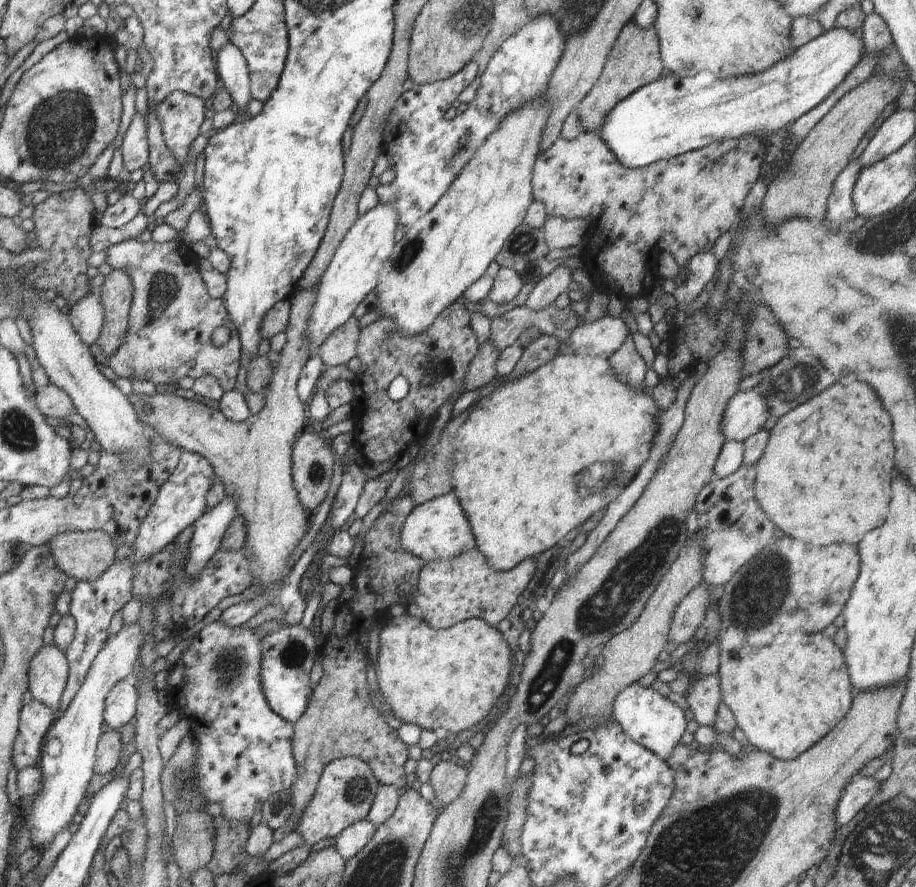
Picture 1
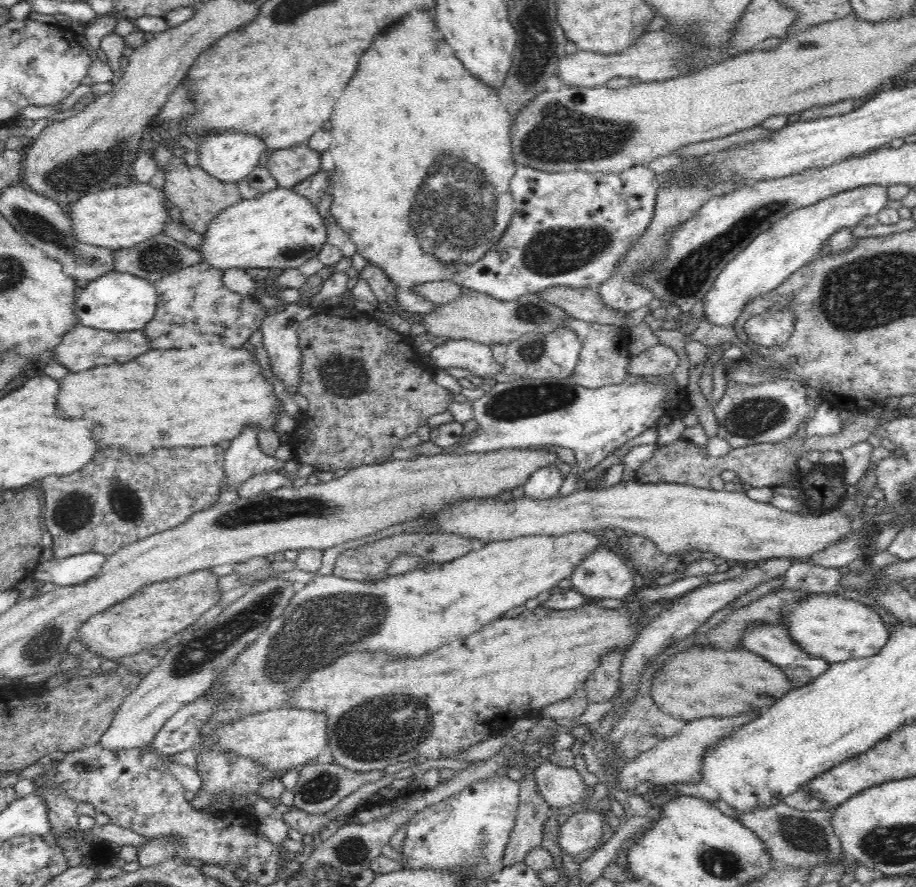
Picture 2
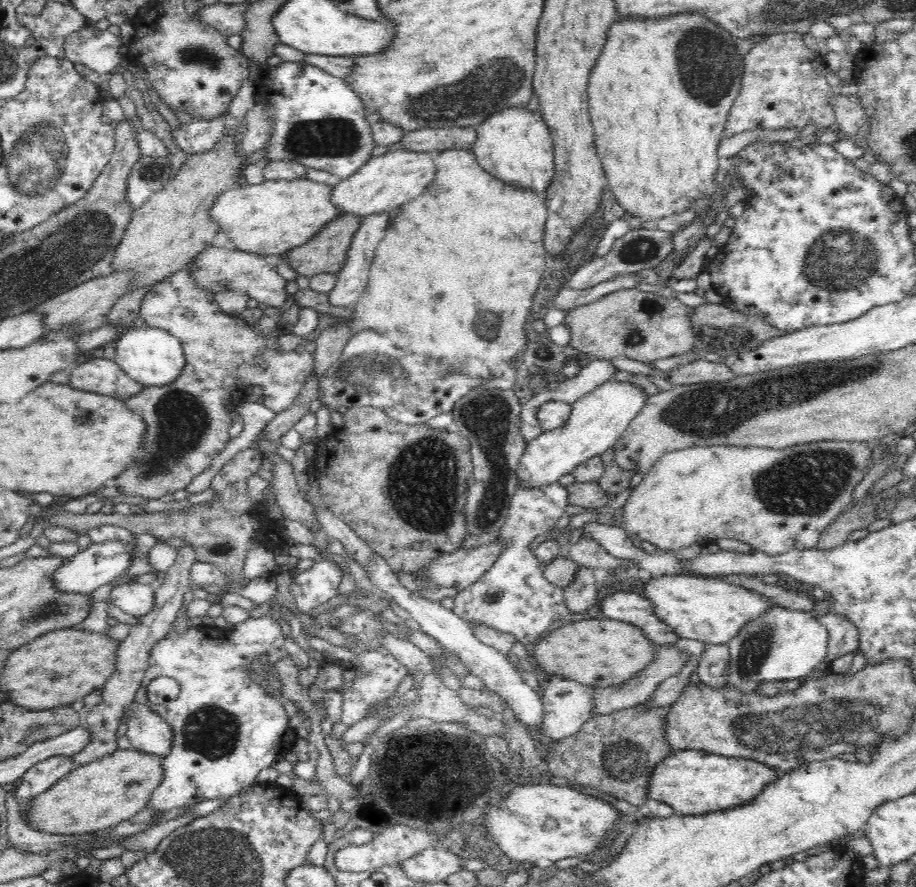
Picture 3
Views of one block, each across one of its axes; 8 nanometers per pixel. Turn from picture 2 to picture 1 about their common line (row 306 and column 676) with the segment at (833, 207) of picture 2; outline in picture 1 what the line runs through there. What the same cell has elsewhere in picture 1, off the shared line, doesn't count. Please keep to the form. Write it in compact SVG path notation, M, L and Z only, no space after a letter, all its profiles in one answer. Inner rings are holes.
M640 683L628 685L615 696L612 716L632 740L650 749L666 762L686 732L687 720L680 701L664 697L652 687L642 686Z

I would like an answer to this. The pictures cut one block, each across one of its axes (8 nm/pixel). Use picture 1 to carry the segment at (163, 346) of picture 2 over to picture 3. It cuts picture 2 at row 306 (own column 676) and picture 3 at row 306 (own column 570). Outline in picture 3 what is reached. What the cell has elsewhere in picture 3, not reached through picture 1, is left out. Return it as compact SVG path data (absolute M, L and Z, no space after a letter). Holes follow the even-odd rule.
M192 262L186 269L173 273L170 277L158 281L143 294L139 308L140 321L152 328L160 328L175 336L181 343L185 354L183 371L170 384L159 387L143 387L140 392L124 399L126 407L138 414L146 423L146 440L143 450L136 454L136 460L112 480L124 494L132 494L152 499L171 496L176 490L186 489L199 474L212 466L214 458L230 444L228 429L232 424L227 403L240 401L246 386L261 386L264 405L278 414L288 410L296 397L302 392L308 374L311 374L315 361L311 348L303 352L296 349L280 351L278 330L264 335L255 325L247 324L240 316L230 316L218 306L214 294L200 288L192 279Z

